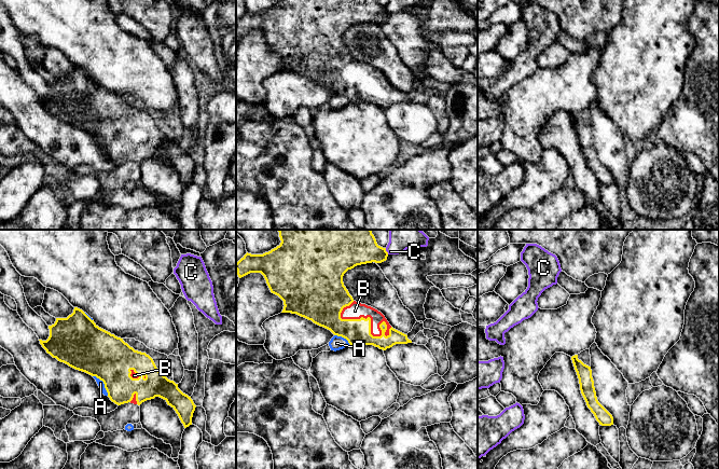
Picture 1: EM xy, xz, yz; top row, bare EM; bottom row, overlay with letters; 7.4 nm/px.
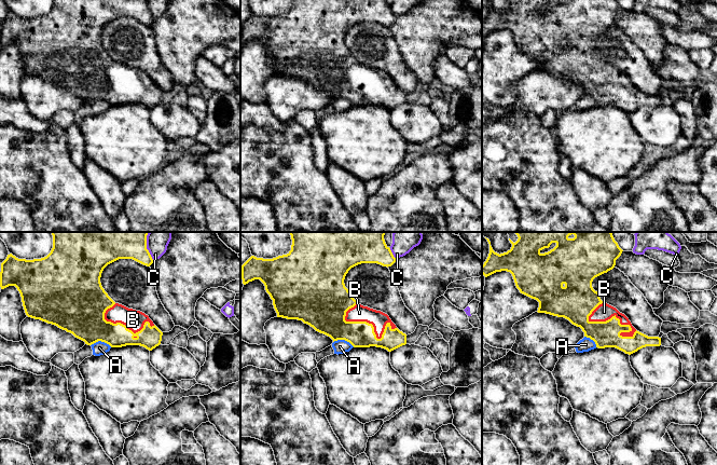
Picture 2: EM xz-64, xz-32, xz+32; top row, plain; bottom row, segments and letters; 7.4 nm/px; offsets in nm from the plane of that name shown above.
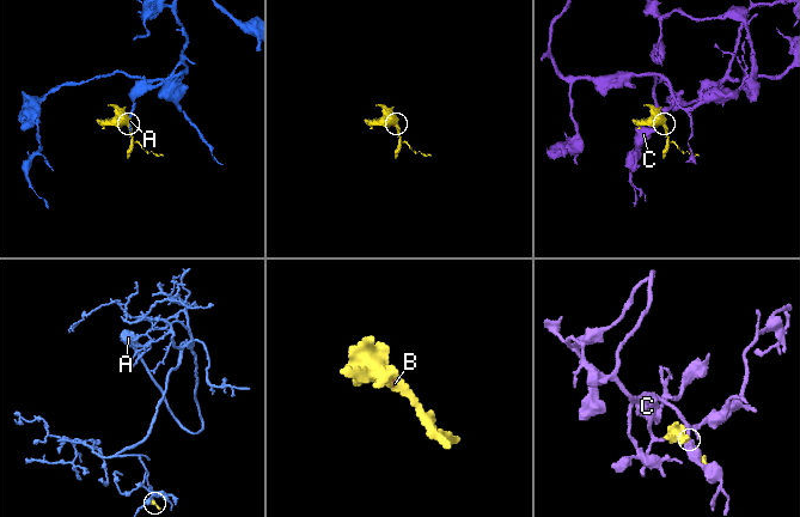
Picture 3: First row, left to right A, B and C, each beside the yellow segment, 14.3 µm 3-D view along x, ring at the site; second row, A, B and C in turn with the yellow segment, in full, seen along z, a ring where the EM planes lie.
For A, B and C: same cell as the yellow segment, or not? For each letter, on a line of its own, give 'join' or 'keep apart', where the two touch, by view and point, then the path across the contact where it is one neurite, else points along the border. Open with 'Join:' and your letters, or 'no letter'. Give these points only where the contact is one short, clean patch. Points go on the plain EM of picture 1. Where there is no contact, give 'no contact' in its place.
Join: B
A: keep apart; contact xy (104, 141)
B: join; contact xz (370, 86)
C: keep apart; contact xz (386, 10); border xz (385, 7), (388, 12)

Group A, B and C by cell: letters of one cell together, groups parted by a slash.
A / B / C

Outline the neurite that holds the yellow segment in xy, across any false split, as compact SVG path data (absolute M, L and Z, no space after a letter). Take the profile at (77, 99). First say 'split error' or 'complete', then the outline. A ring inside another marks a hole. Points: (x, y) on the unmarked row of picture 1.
split error; M74 66L71 73L56 77L49 87L49 97L39 98L46 111L58 120L102 139L112 161L117 164L128 161L140 164L160 155L176 169L184 187L192 183L196 164L191 155L183 152L178 142L164 135L149 113L135 109L123 97L99 86L82 68Z

